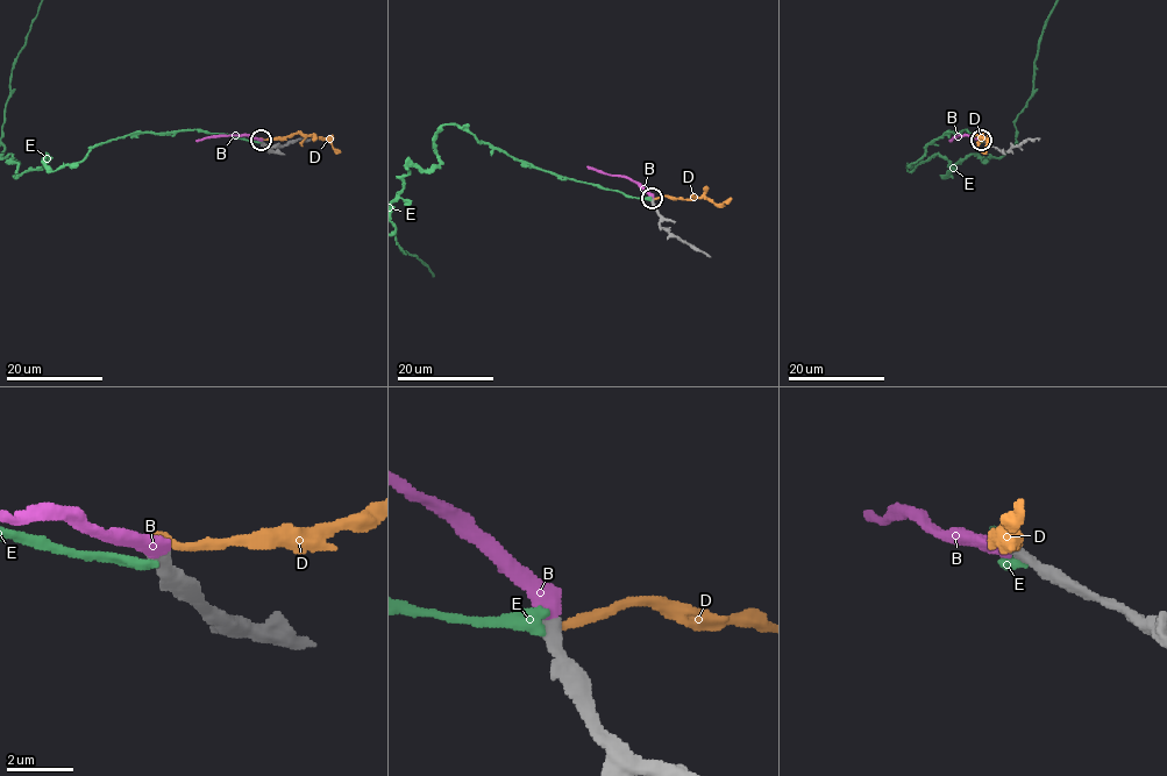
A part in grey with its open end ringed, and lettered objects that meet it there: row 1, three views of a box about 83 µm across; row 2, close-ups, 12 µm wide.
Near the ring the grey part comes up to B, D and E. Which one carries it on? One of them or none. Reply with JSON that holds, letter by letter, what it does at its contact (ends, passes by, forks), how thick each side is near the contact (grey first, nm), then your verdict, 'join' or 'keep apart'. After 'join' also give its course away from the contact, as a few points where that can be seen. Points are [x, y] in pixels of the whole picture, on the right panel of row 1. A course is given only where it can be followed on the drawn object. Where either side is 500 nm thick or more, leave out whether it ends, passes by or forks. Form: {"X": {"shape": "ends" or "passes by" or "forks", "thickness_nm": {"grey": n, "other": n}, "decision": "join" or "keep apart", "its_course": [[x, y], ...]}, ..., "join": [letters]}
{"B": {"thickness_nm": {"grey": 420, "other": 500}, "decision": "join", "its_course": [[981, 140], [965, 135], [948, 140]]}, "D": {"shape": "ends", "thickness_nm": {"grey": 440, "other": 280}, "decision": "keep apart"}, "E": {"shape": "ends", "thickness_nm": {"grey": 460, "other": 400}, "decision": "keep apart"}, "join": ["B"]}

